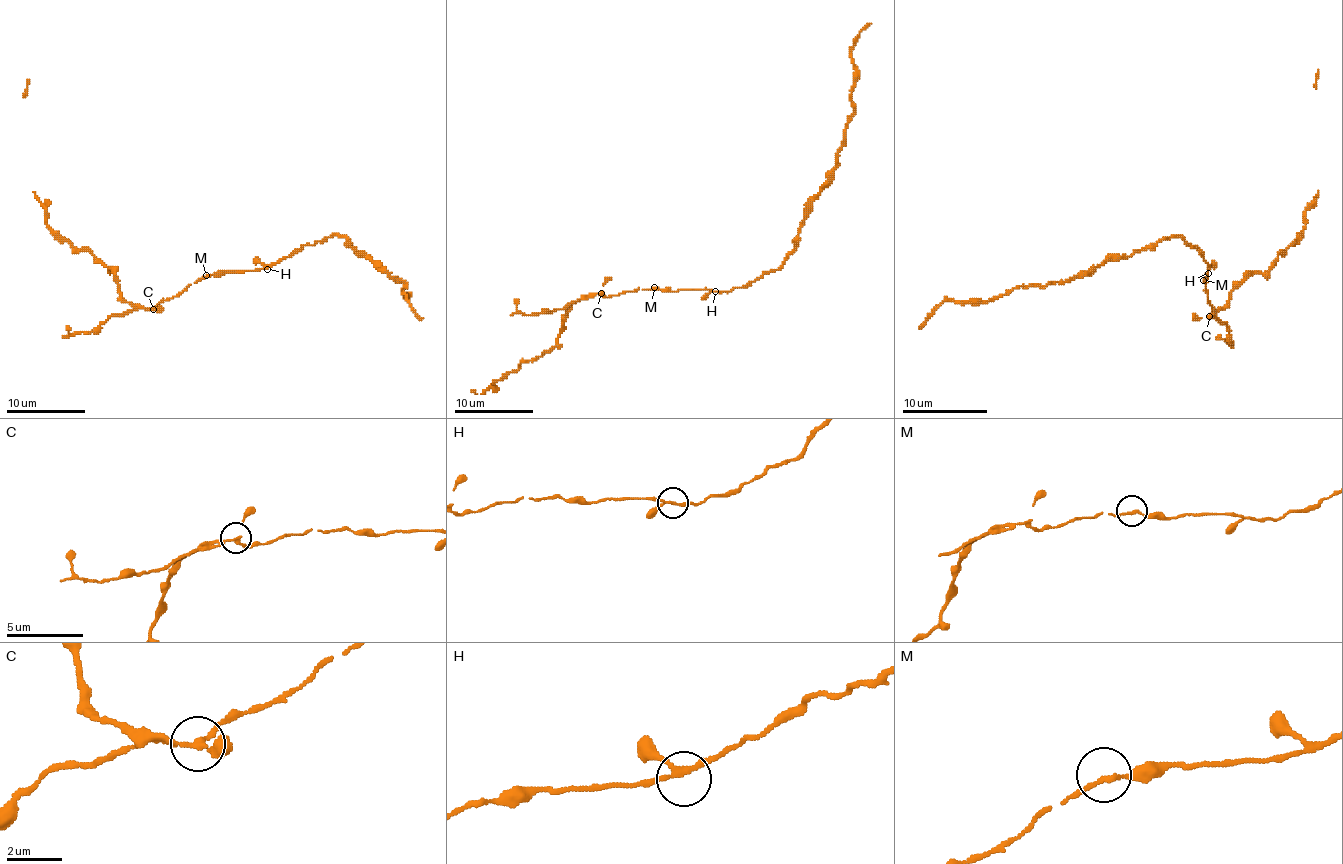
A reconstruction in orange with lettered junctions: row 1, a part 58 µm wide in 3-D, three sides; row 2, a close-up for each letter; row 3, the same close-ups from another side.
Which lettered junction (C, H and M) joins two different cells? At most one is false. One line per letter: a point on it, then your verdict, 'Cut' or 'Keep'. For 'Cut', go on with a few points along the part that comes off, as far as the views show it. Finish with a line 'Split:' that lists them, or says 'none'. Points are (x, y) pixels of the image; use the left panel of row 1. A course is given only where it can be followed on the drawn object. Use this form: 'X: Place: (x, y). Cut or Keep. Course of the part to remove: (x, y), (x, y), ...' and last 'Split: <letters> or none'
C: Place: (153, 309). Cut
H: Place: (267, 269). Keep
M: Place: (206, 275). Keep
Split: C

